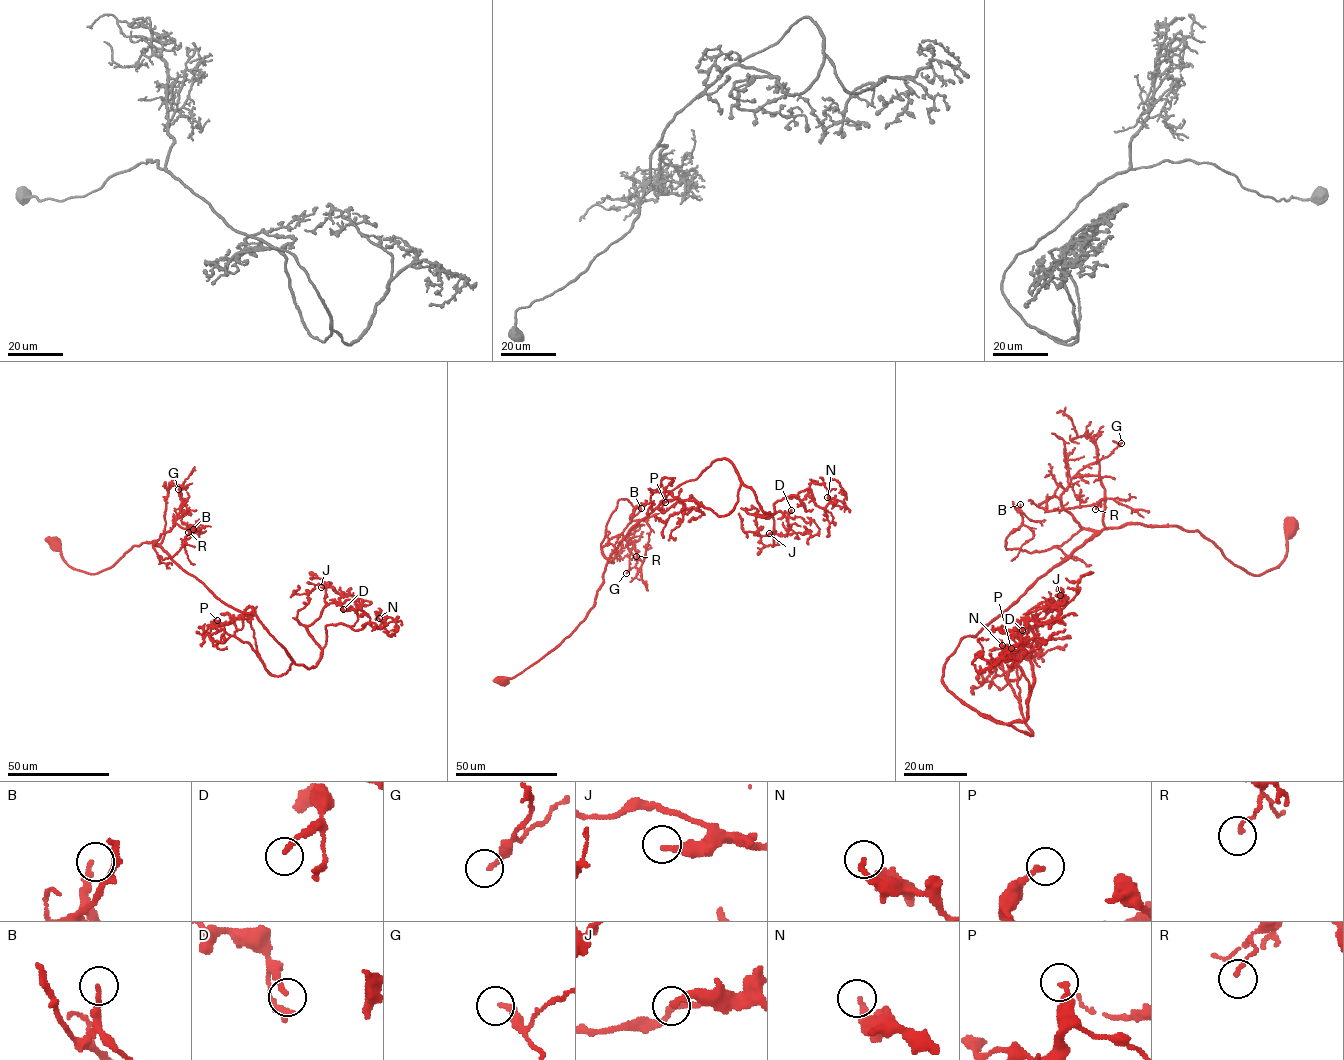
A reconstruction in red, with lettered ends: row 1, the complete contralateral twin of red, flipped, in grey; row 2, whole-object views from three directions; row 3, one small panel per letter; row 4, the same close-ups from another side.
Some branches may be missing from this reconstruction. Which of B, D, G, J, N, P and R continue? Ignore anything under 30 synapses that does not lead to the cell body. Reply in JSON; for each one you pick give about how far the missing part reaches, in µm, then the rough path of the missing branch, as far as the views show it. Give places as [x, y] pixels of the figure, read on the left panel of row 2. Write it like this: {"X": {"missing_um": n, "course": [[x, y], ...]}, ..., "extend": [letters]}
{"extend": []}

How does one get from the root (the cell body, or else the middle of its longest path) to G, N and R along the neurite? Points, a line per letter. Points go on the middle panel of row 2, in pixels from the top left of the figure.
G: (502, 681), (554, 650), (584, 619), (603, 582), (607, 560), (602, 548), (621, 534), (630, 552), (626, 573)
N: (502, 681), (575, 630), (618, 544), (714, 460), (727, 459), (769, 514), (808, 488), (821, 507), (827, 497)
R: (502, 681), (575, 630), (603, 582), (602, 548), (630, 522), (645, 520), (651, 530), (645, 557), (636, 556)

